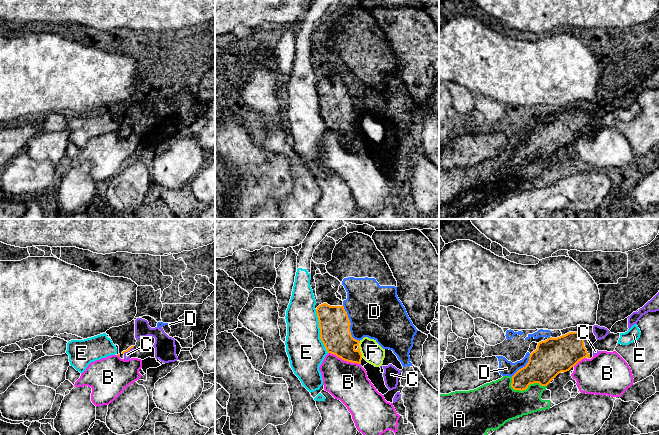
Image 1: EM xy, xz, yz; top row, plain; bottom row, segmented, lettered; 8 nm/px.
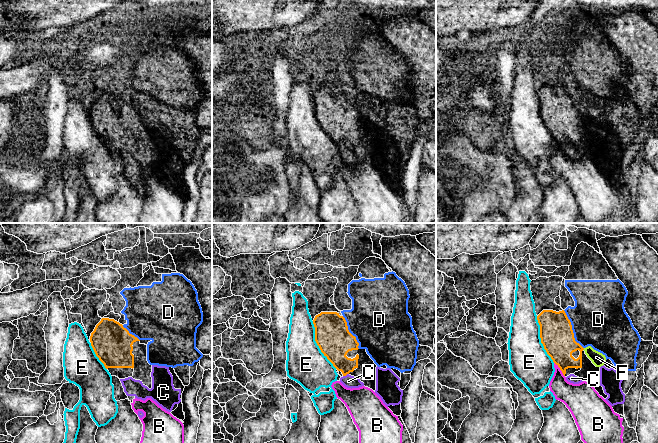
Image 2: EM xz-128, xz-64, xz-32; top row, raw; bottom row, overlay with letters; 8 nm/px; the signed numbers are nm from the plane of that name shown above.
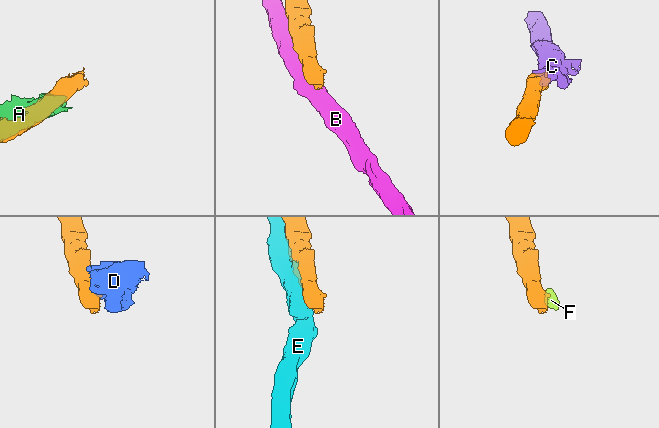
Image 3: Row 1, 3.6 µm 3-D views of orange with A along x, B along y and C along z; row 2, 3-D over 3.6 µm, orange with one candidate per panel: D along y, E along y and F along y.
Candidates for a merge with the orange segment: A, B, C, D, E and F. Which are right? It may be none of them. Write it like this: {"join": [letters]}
{"join": ["C"]}

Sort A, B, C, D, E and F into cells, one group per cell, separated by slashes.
A F / B / C / D / E

